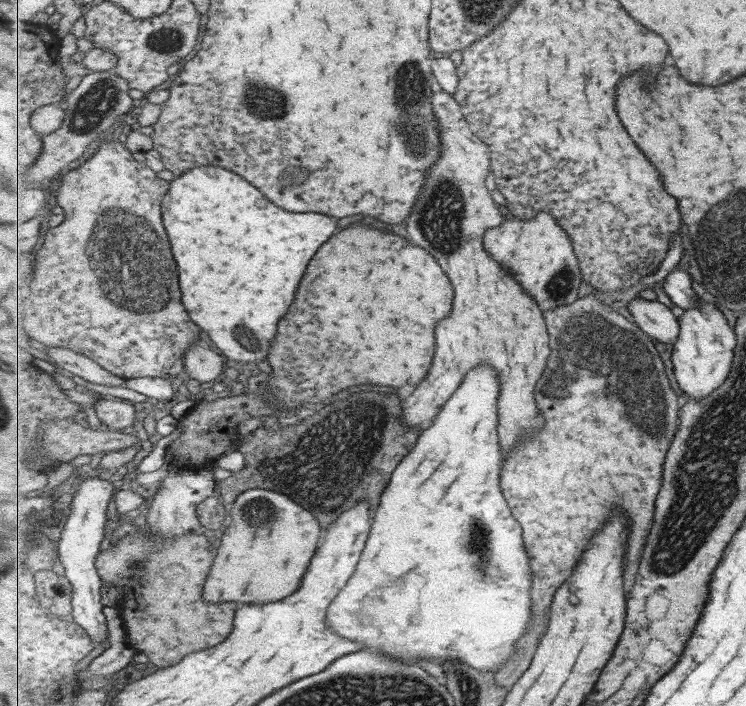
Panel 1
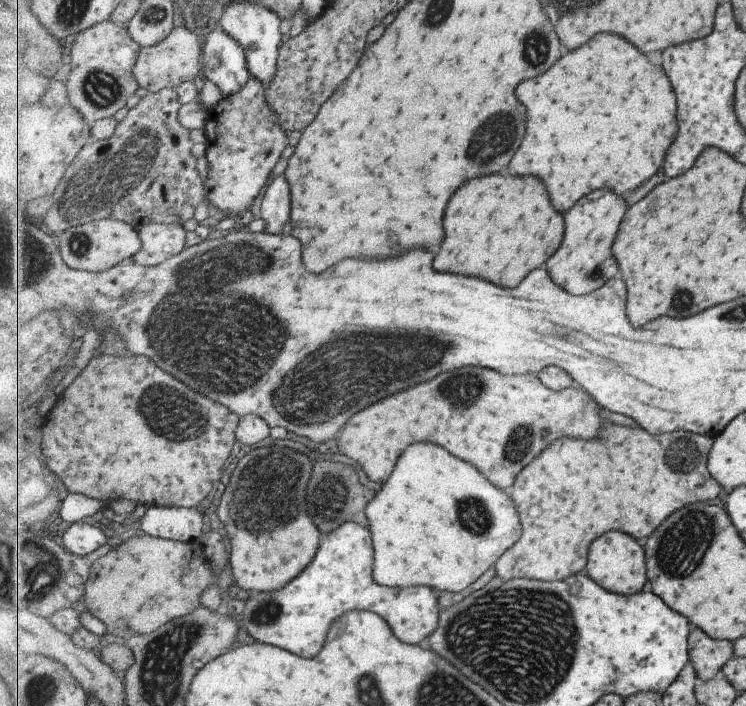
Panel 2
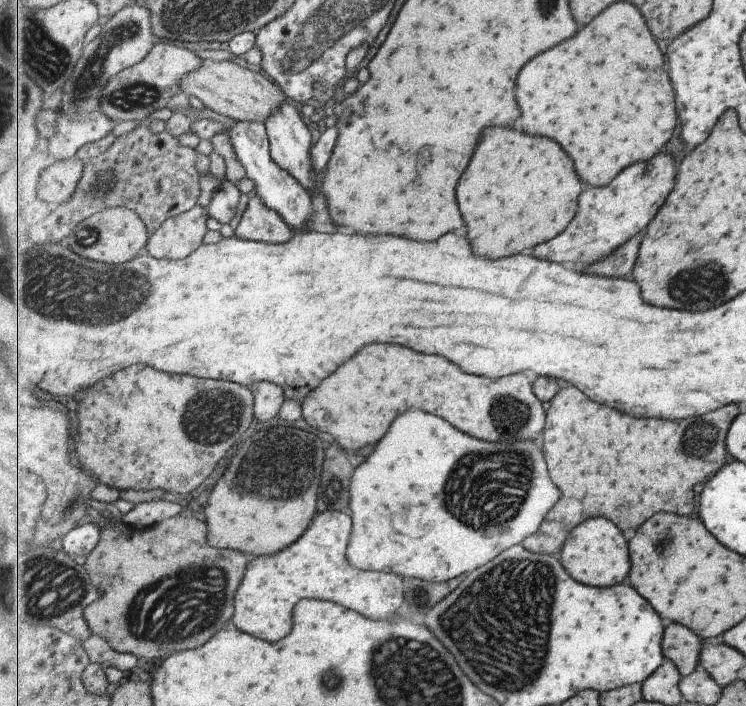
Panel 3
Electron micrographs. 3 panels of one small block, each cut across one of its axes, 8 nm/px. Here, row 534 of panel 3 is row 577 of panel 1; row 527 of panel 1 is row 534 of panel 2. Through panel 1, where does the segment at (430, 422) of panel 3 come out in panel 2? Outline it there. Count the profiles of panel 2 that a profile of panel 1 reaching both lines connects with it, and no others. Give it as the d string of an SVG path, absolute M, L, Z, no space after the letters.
M415 444L395 466L395 476L383 486L367 508L375 536L375 580L393 588L433 586L463 592L477 582L521 538L519 512L513 500L495 488L473 464L455 458L441 446Z

